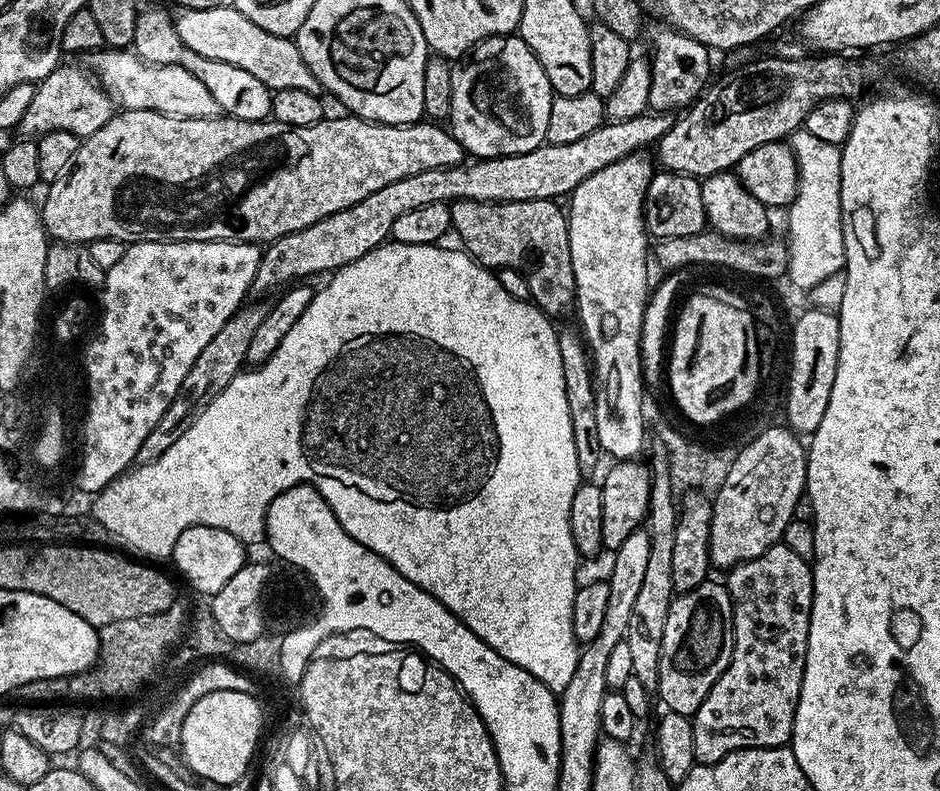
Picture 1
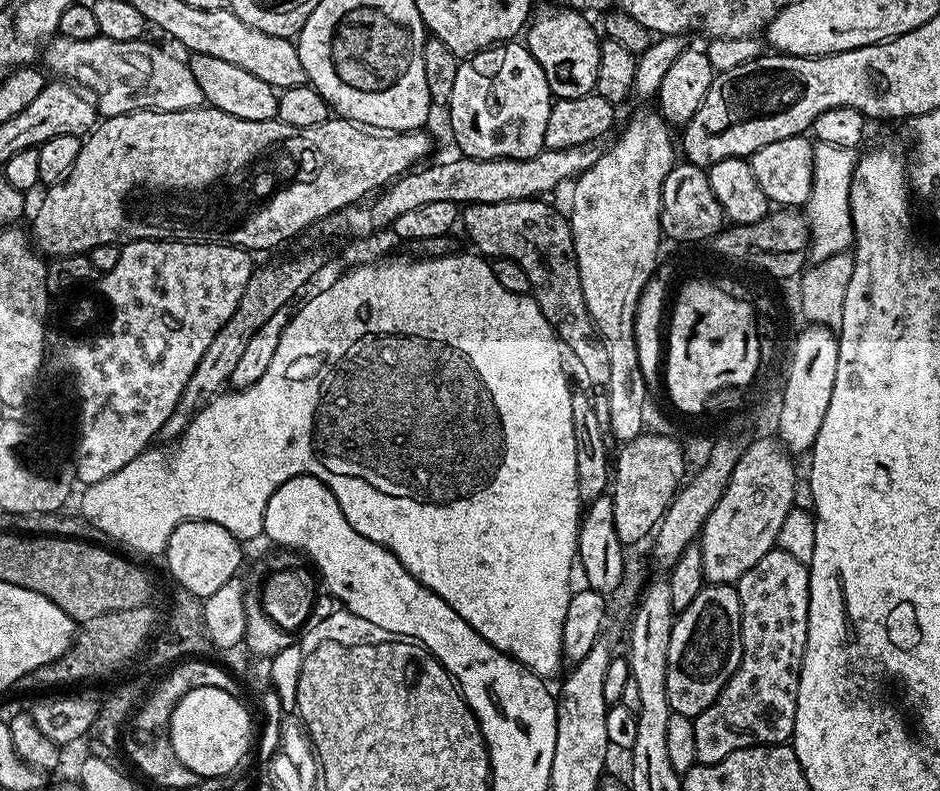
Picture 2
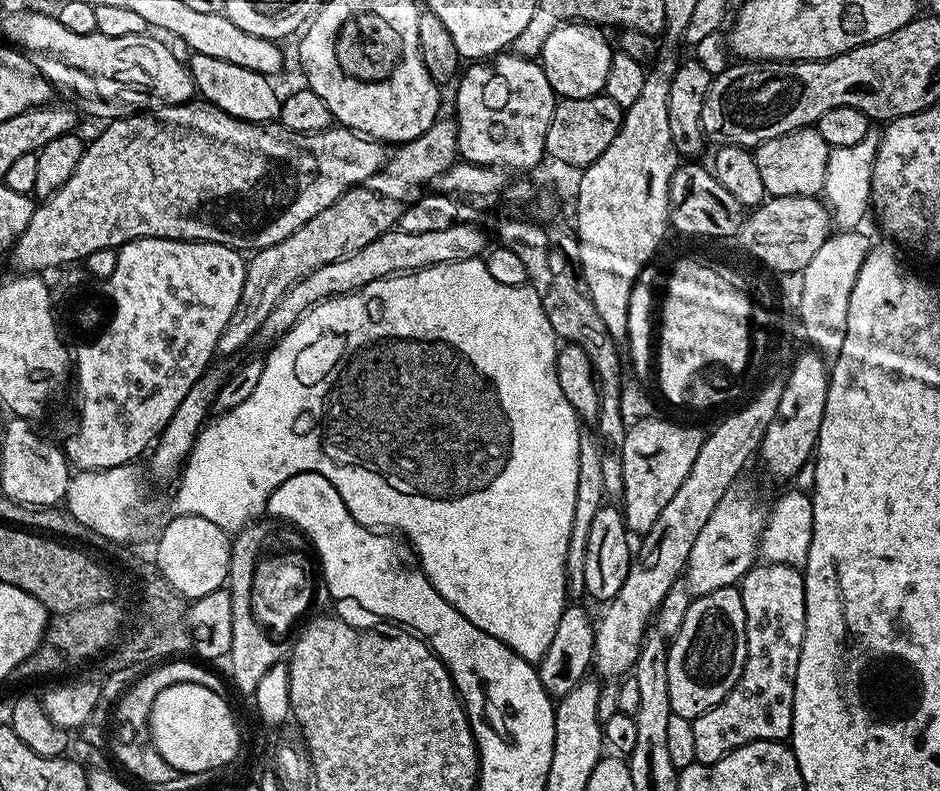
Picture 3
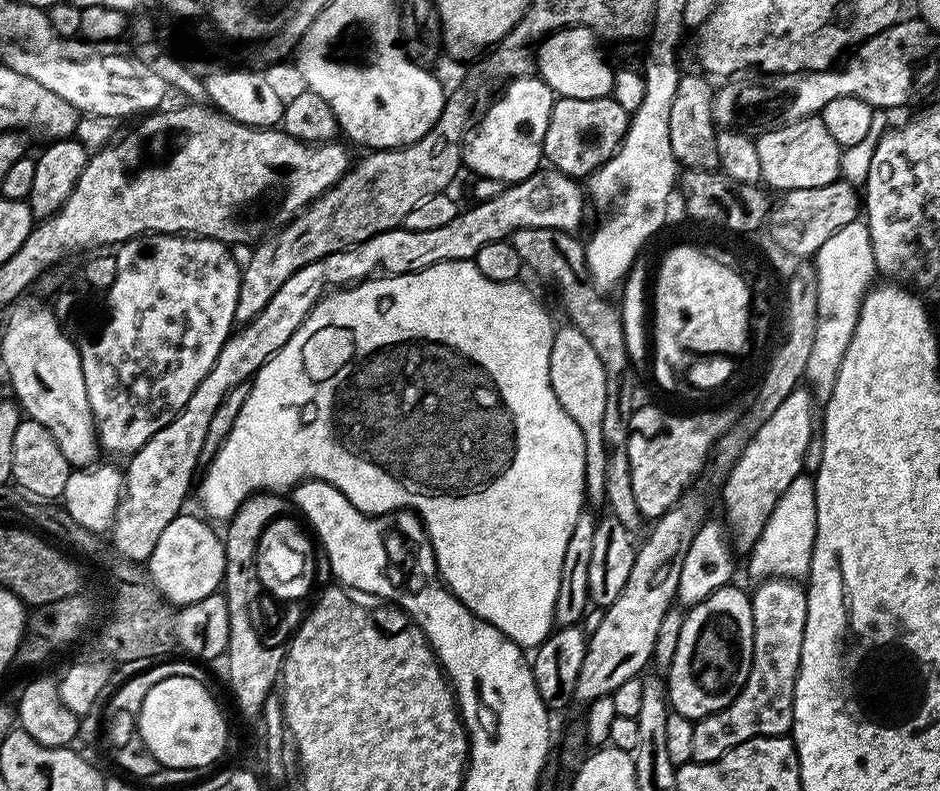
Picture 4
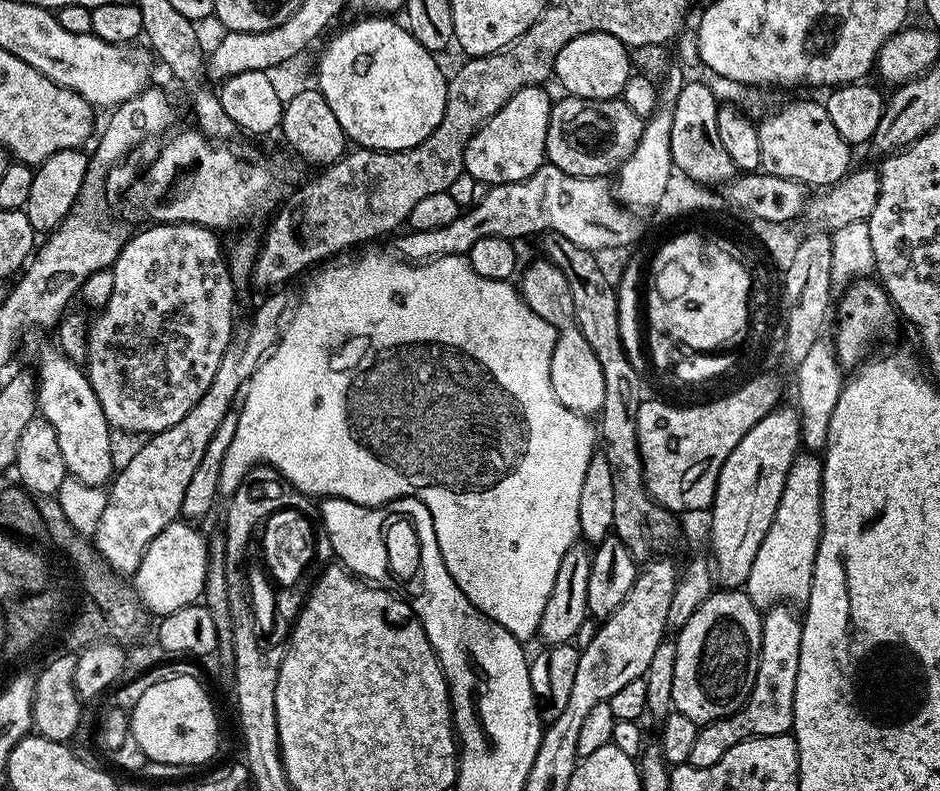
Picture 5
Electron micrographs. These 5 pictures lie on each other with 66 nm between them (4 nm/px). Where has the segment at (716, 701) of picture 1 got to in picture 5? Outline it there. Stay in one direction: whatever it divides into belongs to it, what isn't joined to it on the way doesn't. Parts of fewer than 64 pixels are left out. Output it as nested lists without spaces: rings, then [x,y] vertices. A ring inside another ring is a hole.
[[[775,604],[767,609],[761,619],[762,646],[760,647],[760,665],[750,698],[734,714],[721,720],[697,727],[694,746],[690,749],[688,763],[695,768],[714,766],[738,742],[763,736],[786,736],[791,733],[794,722],[794,686],[798,678],[798,658],[802,650],[801,617],[796,616],[786,604]]]

